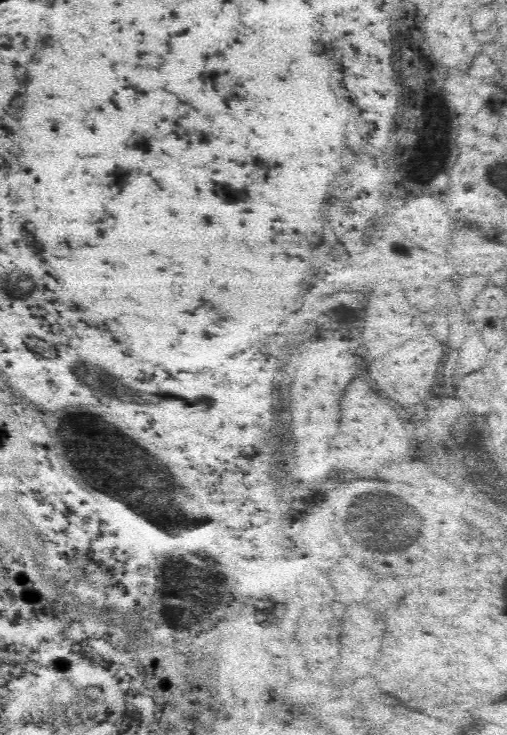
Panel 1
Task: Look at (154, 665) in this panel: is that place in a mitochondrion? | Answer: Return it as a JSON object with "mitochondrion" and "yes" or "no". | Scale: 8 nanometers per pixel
{"mitochondrion":"no"}

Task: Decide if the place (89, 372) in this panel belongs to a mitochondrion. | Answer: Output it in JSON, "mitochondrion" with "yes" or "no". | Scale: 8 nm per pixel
{"mitochondrion":"yes"}

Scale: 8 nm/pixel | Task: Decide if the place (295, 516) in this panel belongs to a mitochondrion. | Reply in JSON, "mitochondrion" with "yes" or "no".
{"mitochondrion":"no"}

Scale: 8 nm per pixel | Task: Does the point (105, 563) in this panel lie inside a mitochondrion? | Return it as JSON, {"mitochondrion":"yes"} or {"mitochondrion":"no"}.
{"mitochondrion":"no"}

